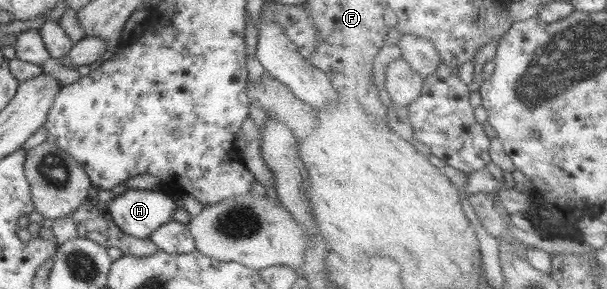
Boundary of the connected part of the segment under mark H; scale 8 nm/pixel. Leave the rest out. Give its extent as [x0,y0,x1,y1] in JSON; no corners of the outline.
[108,189,180,240]

